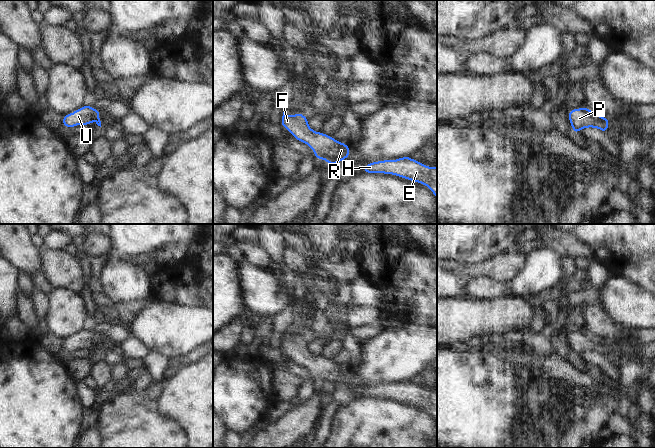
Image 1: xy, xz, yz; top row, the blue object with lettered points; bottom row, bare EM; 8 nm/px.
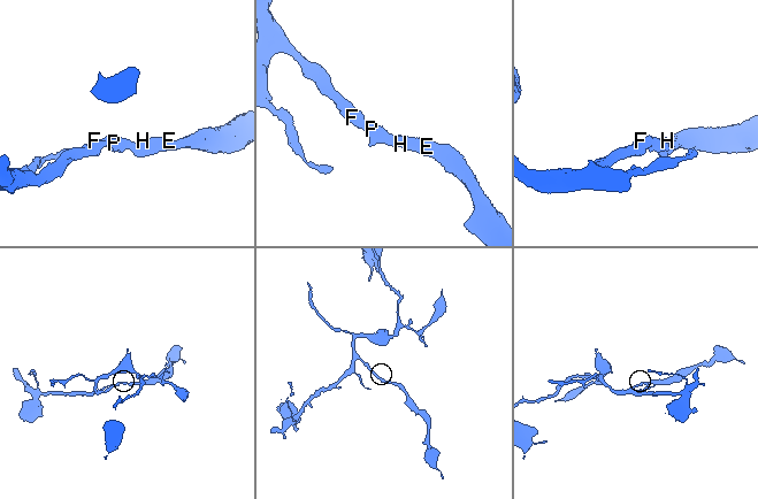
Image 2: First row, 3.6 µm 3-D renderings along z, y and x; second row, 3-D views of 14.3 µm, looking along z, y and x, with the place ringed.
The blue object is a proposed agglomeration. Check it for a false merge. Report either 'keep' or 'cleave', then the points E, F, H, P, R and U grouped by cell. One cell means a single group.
keep; E F H P R U

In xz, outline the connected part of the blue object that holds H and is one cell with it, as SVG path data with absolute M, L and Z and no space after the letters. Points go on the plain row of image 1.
M405 380L396 384L371 386L362 394L364 397L392 398L427 410L437 422L437 391L423 389Z

